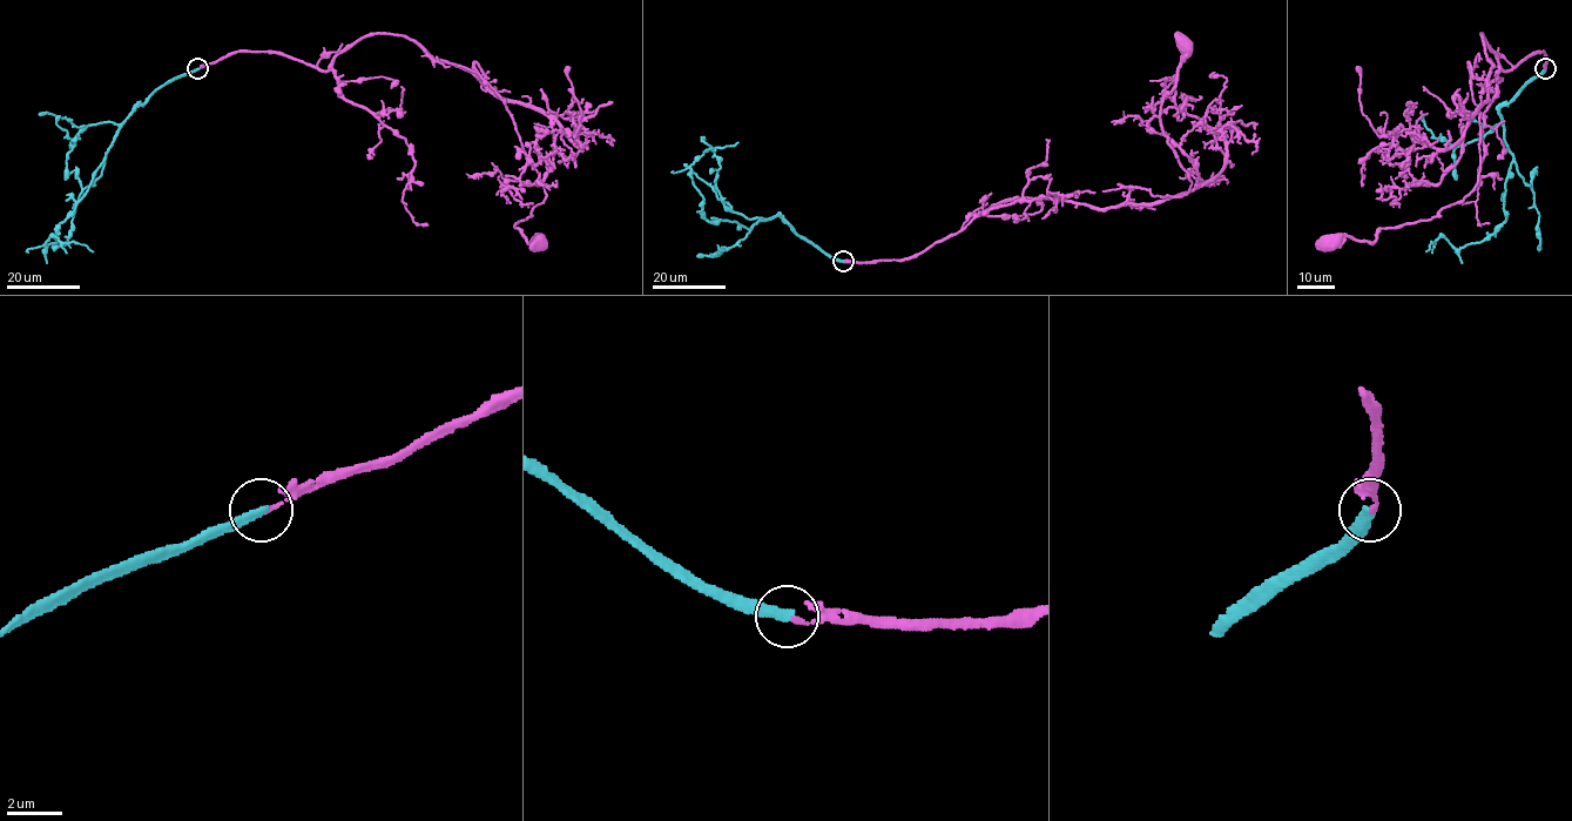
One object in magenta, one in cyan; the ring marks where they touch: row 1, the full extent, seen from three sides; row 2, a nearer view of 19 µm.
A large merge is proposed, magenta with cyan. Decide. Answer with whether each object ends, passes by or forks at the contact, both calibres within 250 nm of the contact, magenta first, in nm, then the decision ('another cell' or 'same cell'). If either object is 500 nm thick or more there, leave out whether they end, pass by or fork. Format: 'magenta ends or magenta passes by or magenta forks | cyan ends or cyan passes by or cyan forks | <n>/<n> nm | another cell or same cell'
magenta ends | cyan ends | 140/320 nm | same cell

